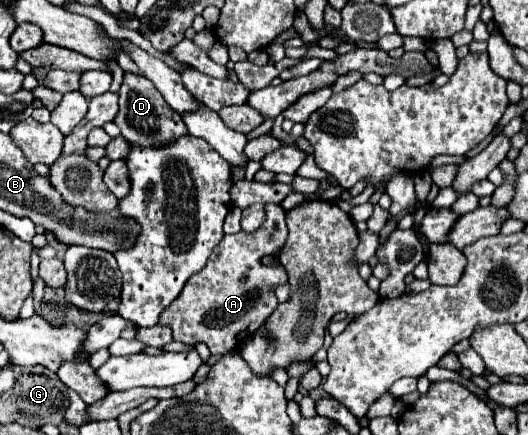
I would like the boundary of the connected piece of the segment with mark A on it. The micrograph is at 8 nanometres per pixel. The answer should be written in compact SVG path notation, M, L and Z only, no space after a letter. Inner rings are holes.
M265 205L265 223L255 233L225 235L213 249L203 271L195 273L183 287L179 297L163 311L159 325L167 325L173 331L173 339L181 343L207 343L211 355L225 355L231 349L241 347L261 323L277 307L275 287L285 285L287 271L279 261L279 253L287 241L285 211L281 205ZM265 257L273 257L273 263L265 263Z

